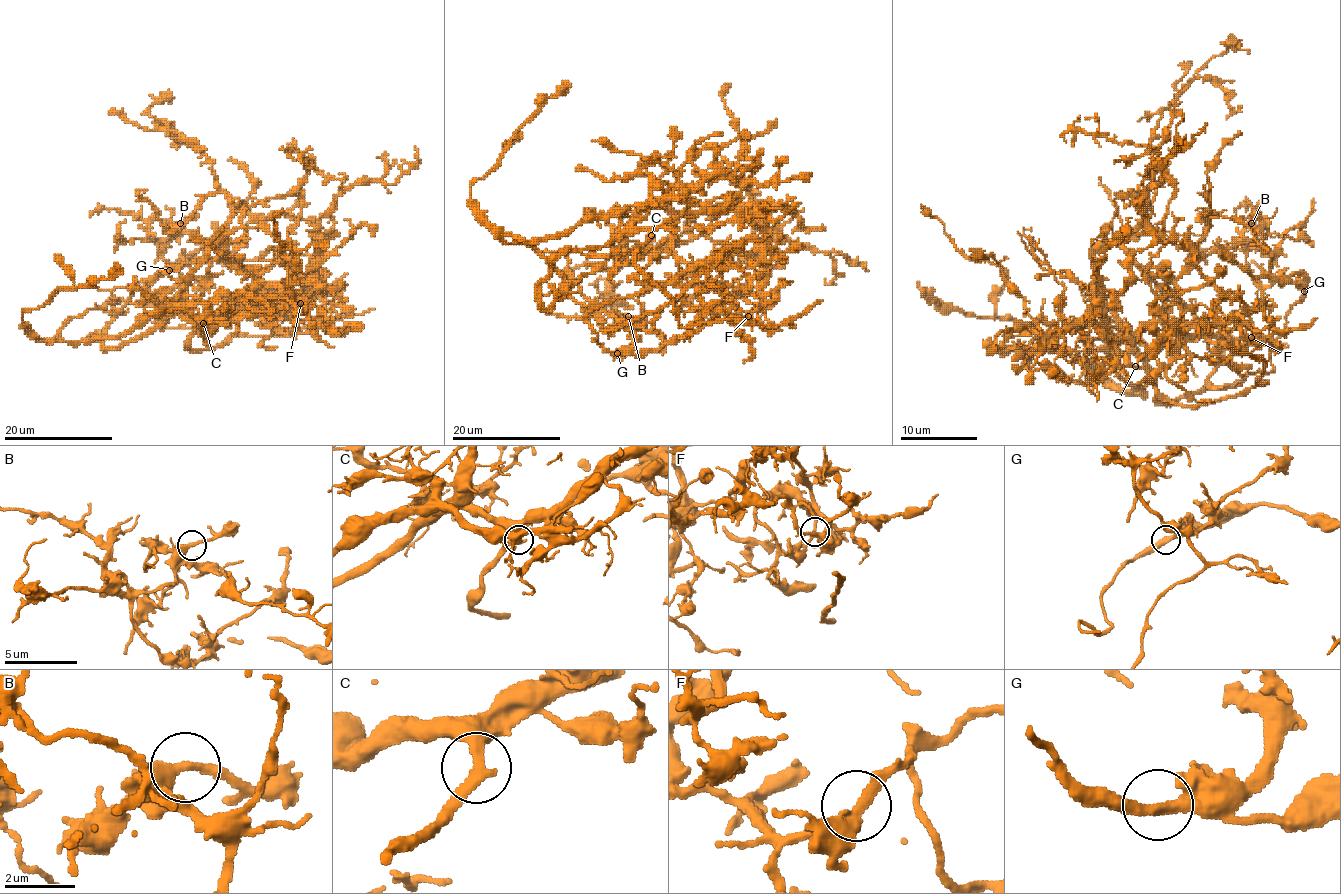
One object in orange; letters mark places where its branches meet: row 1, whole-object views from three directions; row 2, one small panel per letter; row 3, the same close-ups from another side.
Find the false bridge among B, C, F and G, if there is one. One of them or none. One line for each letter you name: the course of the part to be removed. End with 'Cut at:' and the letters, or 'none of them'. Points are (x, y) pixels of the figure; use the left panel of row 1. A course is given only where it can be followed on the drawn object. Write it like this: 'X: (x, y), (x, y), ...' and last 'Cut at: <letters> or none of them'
G: (169, 270), (185, 263), (157, 323), (212, 330), (235, 307), (262, 308), (303, 280), (317, 245), (337, 235)
Cut at: G

